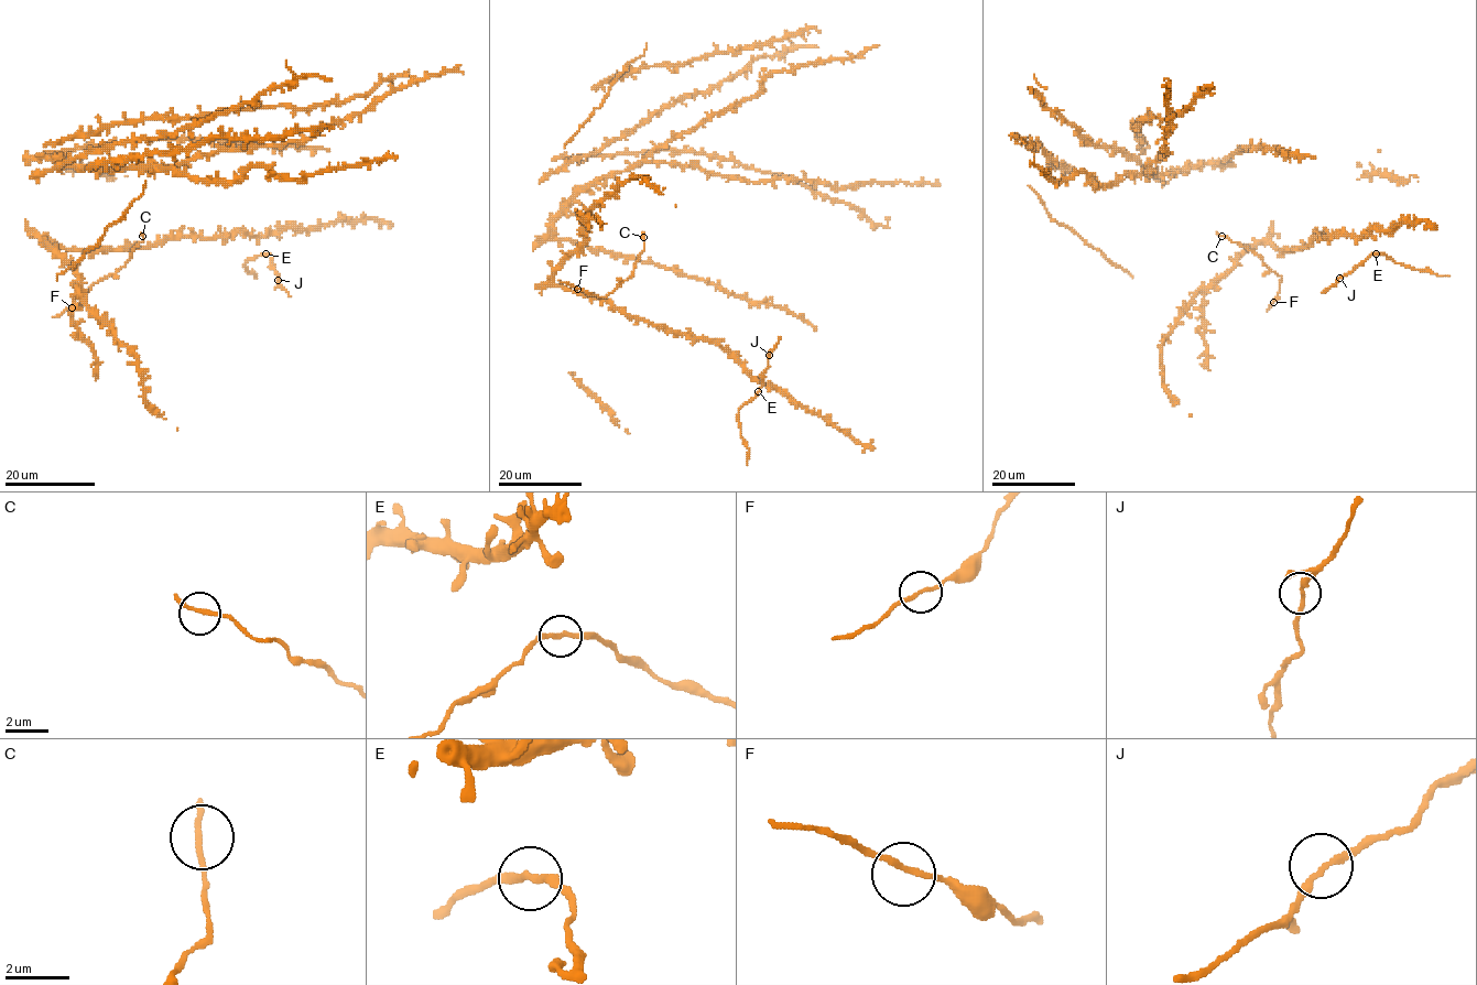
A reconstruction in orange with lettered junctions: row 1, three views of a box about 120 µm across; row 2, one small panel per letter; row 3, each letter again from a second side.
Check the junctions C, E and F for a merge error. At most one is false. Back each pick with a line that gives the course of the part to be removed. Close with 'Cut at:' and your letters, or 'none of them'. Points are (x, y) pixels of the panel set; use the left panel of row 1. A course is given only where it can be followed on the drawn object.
E: Course of the part to remove: (267, 253), (272, 257), (278, 283), (291, 295)
Cut at: E

